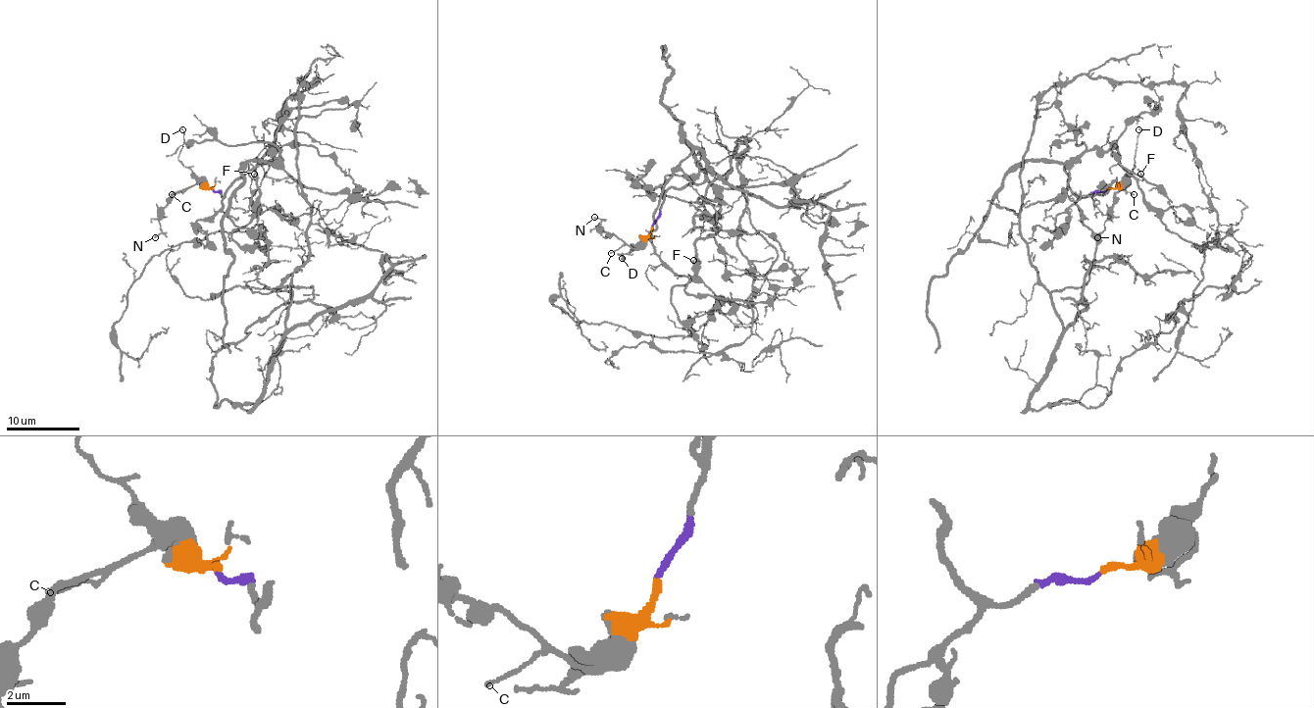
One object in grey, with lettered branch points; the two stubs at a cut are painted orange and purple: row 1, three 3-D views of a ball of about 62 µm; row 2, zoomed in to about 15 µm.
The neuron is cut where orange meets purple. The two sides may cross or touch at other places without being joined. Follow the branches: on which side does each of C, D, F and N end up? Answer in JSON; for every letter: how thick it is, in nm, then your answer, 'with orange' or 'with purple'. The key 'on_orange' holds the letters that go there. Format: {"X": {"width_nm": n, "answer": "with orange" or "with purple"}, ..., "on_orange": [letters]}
{"C": {"width_nm": 120, "answer": "with orange"}, "D": {"width_nm": 120, "answer": "with orange"}, "F": {"width_nm": 110, "answer": "with purple"}, "N": {"width_nm": 130, "answer": "with orange"}, "on_orange": ["C", "D", "N"]}

